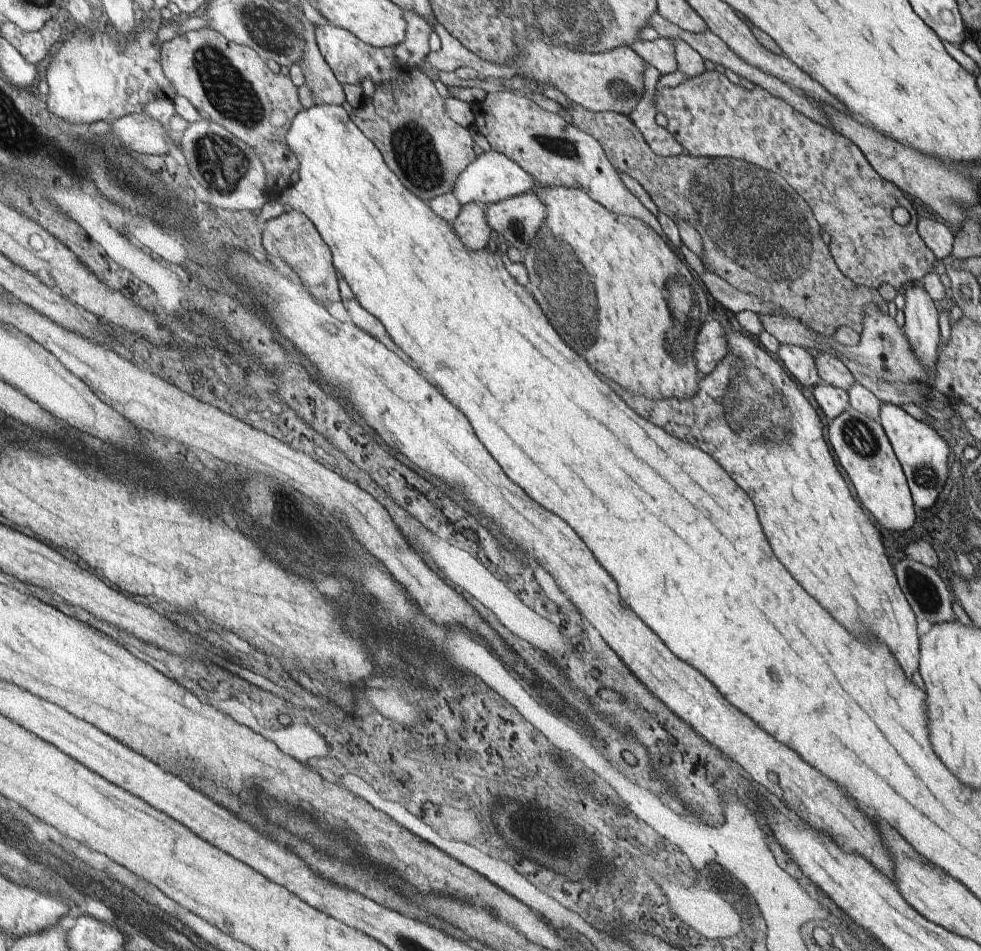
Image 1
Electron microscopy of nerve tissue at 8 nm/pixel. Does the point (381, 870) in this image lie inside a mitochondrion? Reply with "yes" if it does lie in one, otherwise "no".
no

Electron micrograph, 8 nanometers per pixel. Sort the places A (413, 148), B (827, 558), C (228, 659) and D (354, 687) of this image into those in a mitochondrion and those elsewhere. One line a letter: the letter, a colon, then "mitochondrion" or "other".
A: mitochondrion
B: other
C: other
D: other

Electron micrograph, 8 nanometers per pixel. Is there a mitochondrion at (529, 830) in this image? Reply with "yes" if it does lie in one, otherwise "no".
yes

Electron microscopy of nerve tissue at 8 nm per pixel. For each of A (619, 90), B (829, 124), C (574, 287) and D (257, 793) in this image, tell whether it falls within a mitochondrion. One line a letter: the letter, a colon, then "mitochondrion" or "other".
A: mitochondrion
B: other
C: mitochondrion
D: other

